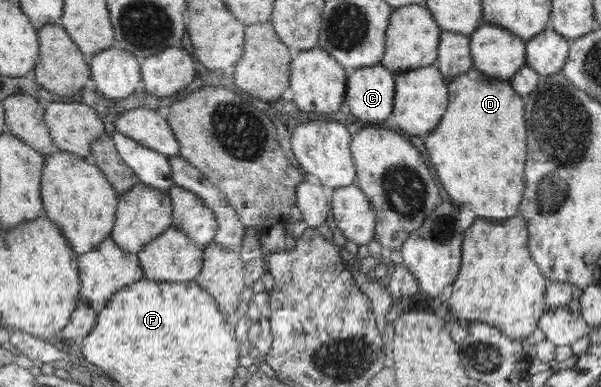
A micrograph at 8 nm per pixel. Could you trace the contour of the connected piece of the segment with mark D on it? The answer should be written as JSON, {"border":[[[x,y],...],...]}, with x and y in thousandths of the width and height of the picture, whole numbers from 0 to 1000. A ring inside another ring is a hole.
{"border":[[[792,178],[745,212],[747,287],[737,318],[710,354],[717,421],[740,494],[767,530],[784,530],[794,561],[852,563],[874,499],[877,313],[874,256],[845,212]]]}

